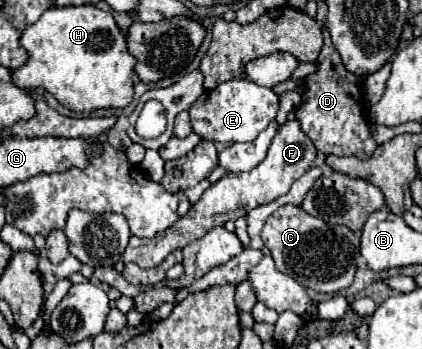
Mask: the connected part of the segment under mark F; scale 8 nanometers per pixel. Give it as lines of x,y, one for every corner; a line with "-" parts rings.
299,120
287,122
285,126
279,128
275,138
271,140
267,156
257,168
253,168
251,172
237,172
237,174
231,172
231,174
223,176
221,180
217,180
215,184
211,184
205,190
205,194
199,198
199,202
191,206
189,214
179,218
175,222
175,228
169,228
167,232
161,232
159,236
155,236
155,240
143,240
143,238
131,236
129,246
127,246
125,254
123,254
123,262
125,264
135,262
141,268
153,268
159,262
163,262
167,258
167,254
171,254
173,250
185,248
189,242
205,236
211,228
215,228
215,226
223,224
225,220
229,220
231,212
233,214
237,212
235,218
239,218
239,216
245,216
249,210
253,210
253,208
257,208
261,204
269,204
269,202
277,200
279,196
287,194
291,184
311,168
315,156
317,156
317,148
309,140
309,136
303,134

